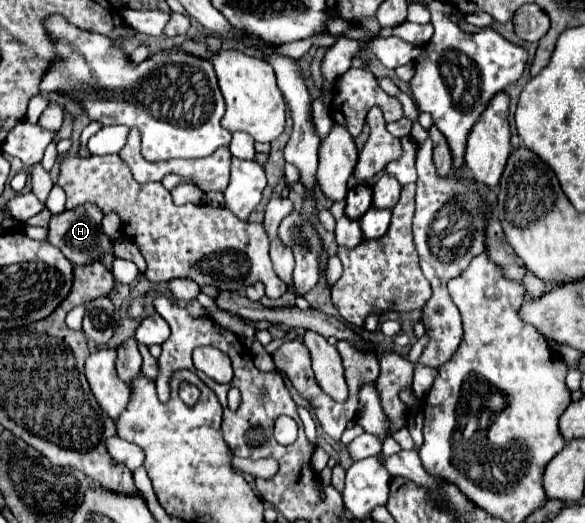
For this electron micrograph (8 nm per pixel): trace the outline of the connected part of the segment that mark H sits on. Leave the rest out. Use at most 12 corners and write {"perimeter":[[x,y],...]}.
{"perimeter":[[81,204],[51,216],[49,242],[73,264],[89,264],[111,240],[103,212]]}

